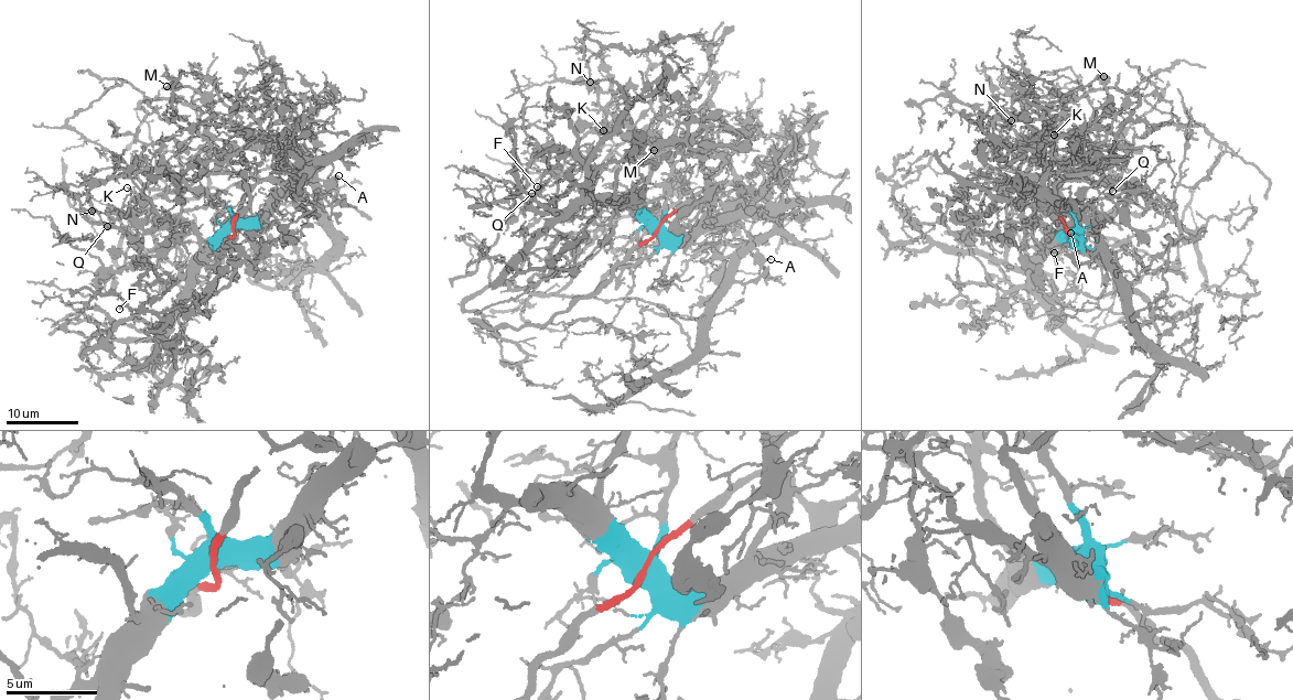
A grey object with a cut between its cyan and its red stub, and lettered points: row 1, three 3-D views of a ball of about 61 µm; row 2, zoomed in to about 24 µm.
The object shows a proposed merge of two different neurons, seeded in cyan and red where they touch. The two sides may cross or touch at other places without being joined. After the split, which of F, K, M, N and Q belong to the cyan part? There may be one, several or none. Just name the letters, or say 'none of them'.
F, K, N, Q

